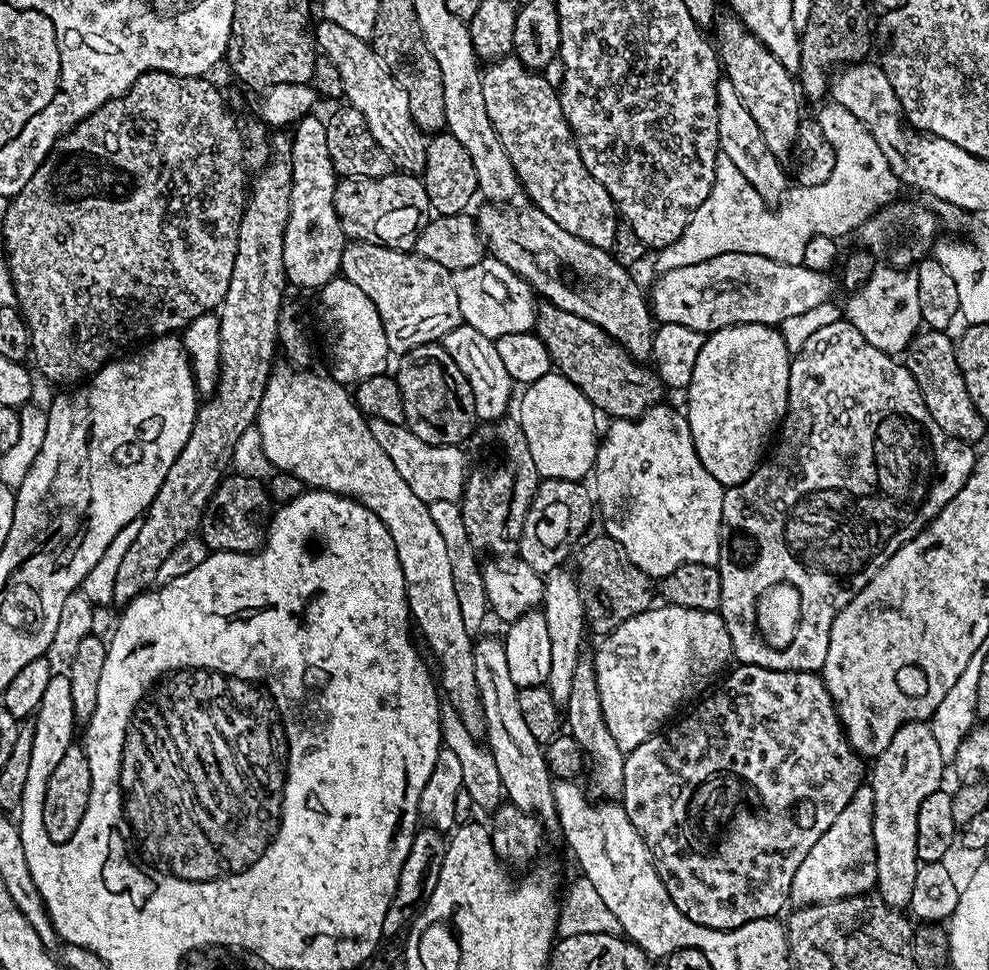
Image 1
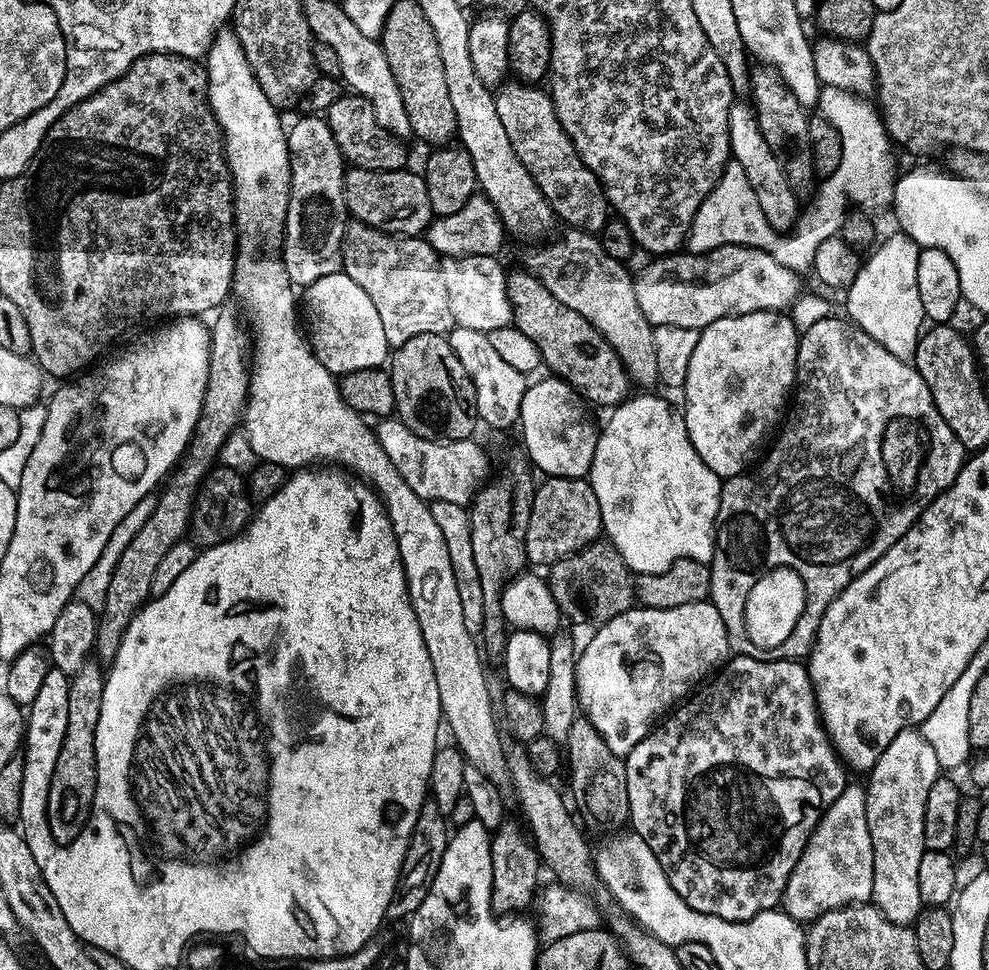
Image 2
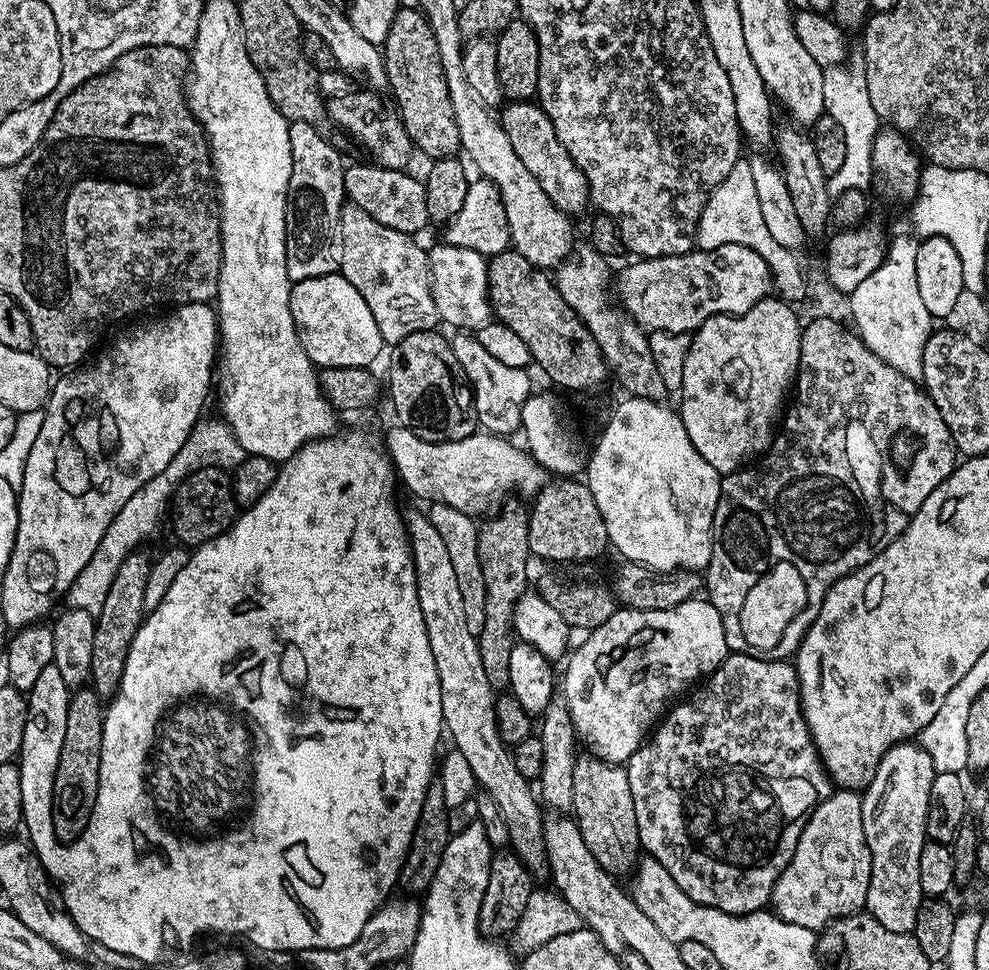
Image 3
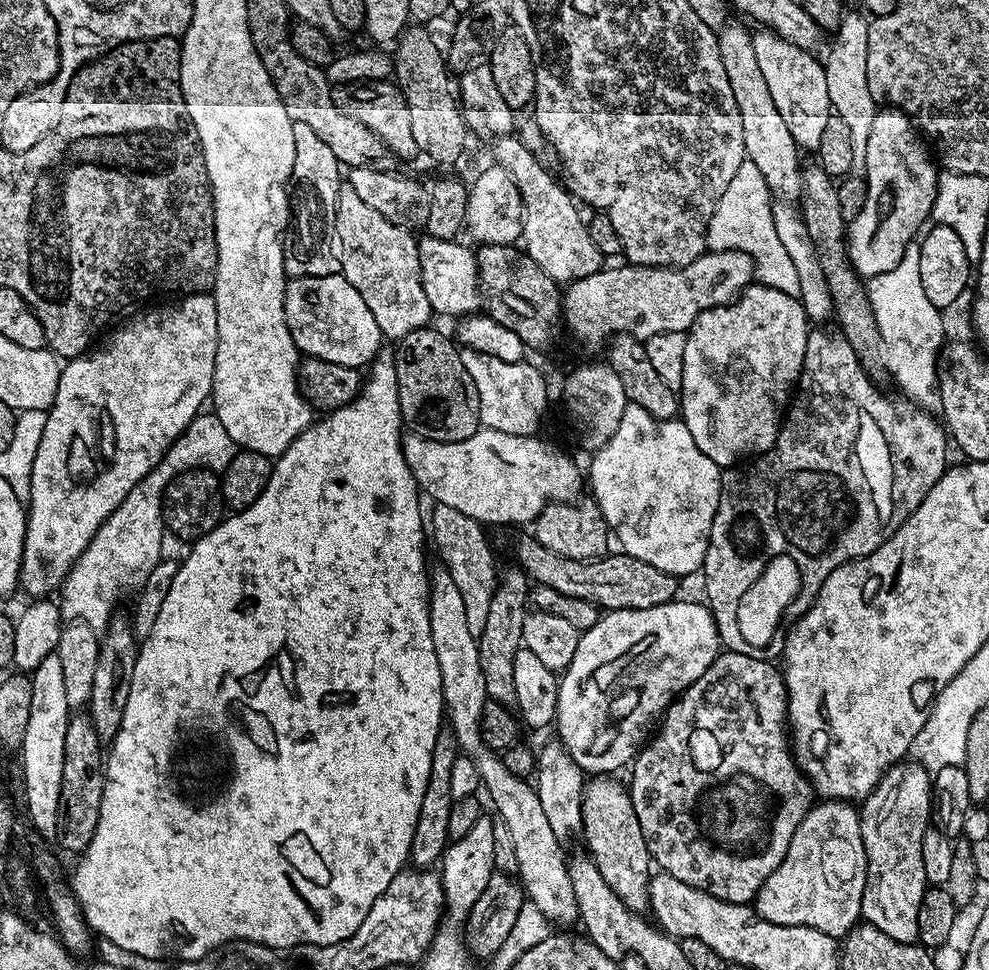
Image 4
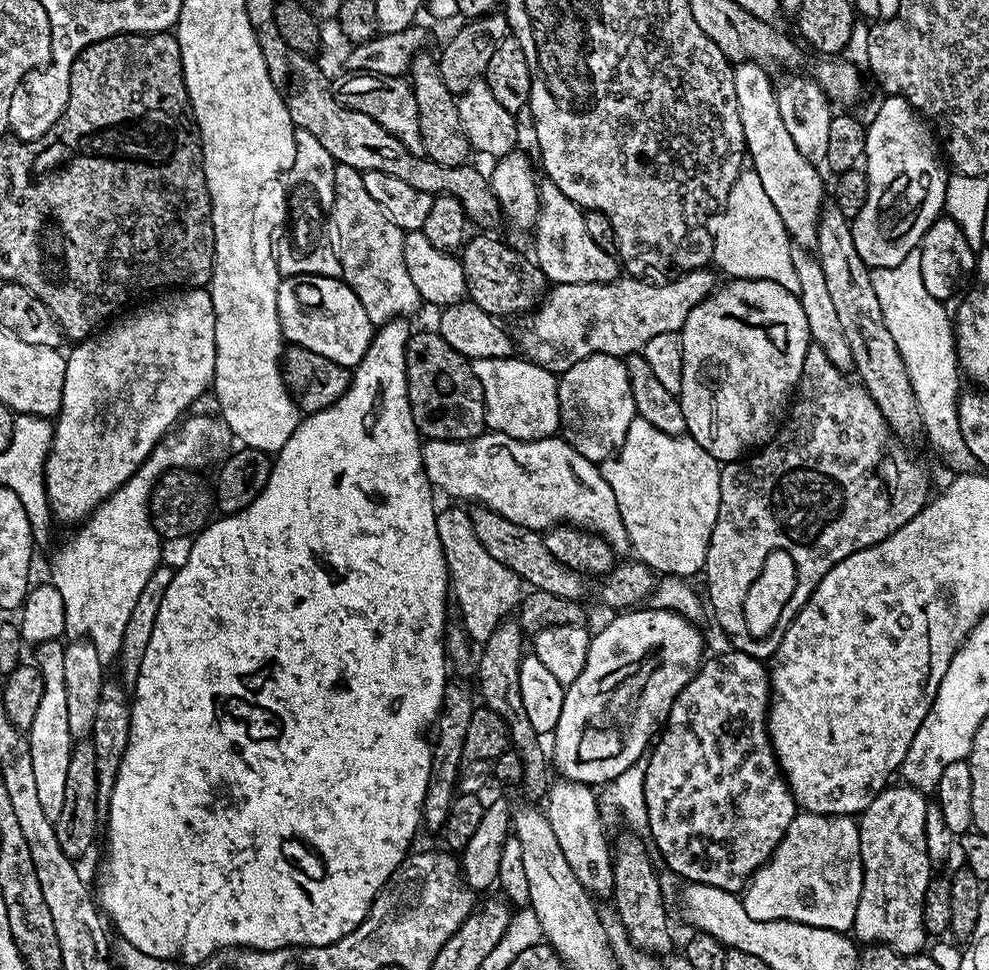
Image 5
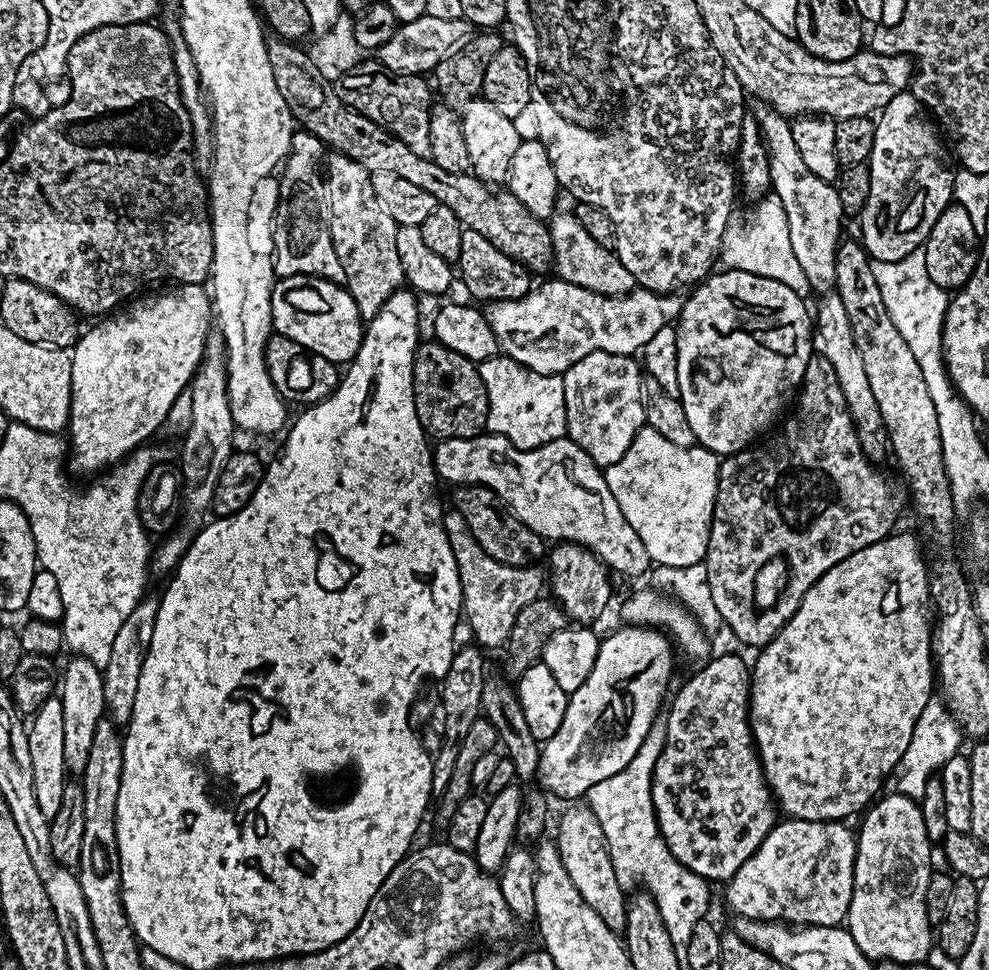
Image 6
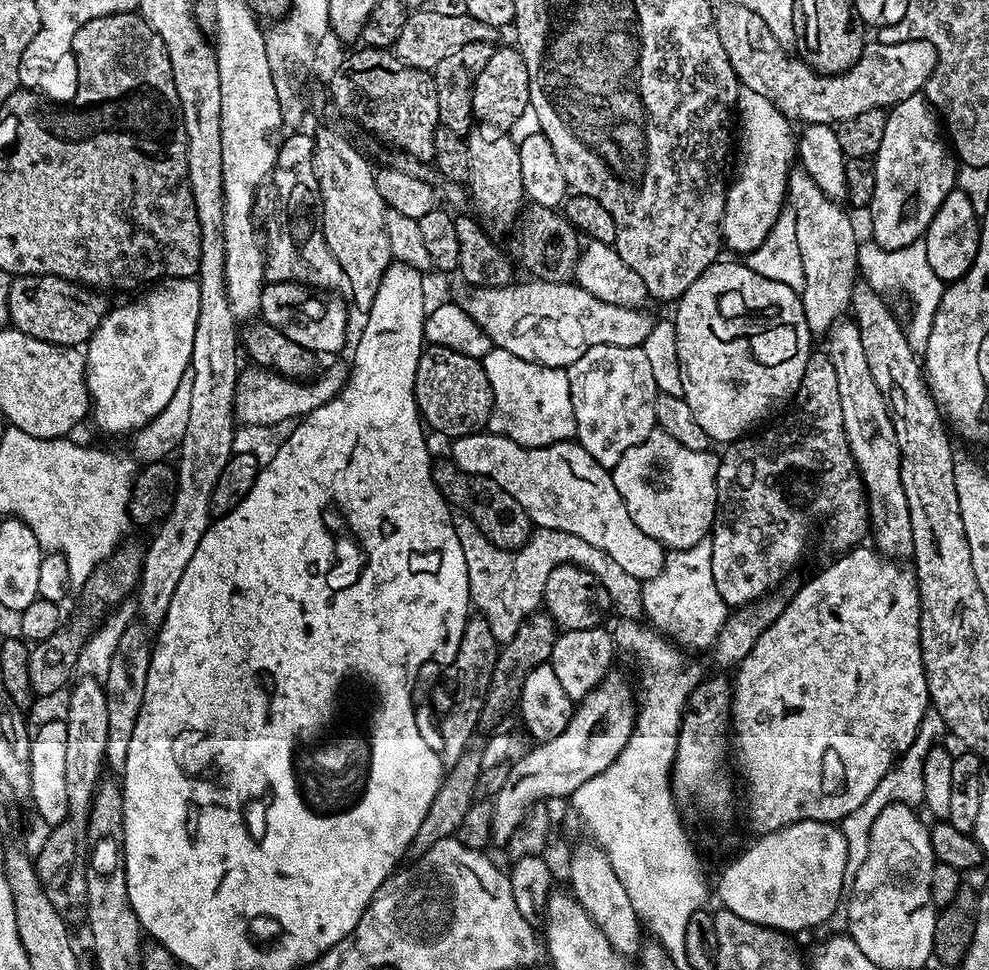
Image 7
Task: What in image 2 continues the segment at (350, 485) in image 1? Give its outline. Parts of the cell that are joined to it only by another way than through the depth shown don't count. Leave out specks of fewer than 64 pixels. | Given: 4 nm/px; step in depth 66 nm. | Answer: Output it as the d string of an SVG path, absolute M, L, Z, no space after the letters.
M221 30L216 33L216 36L212 39L212 45L210 46L210 50L206 57L206 67L208 70L208 105L212 107L214 118L218 122L221 132L224 133L224 157L228 159L228 172L232 175L232 203L234 205L234 223L236 226L236 235L238 237L236 270L234 273L234 296L237 296L237 298L240 299L241 305L239 304L239 307L242 309L242 312L242 307L244 307L245 313L243 312L243 315L246 317L247 323L250 325L251 335L254 337L254 351L250 357L248 405L244 407L244 418L242 421L244 437L248 439L250 446L254 446L254 454L257 458L263 461L263 463L277 464L278 466L285 468L285 470L304 470L309 466L316 466L321 462L324 462L320 460L329 460L329 462L332 463L329 465L339 466L341 469L347 470L351 475L363 480L364 483L369 485L372 491L380 497L384 505L384 513L388 515L390 522L392 523L394 538L398 542L398 554L402 558L402 566L404 567L404 573L406 574L406 582L408 583L408 597L414 606L414 614L418 618L418 626L422 630L422 642L430 654L430 666L434 666L434 678L438 682L440 714L443 723L446 725L446 732L449 732L449 734L453 736L454 739L452 740L454 741L455 746L460 749L465 761L467 761L471 767L482 770L482 774L486 774L486 778L490 778L494 783L501 786L507 785L509 783L508 757L506 755L505 743L500 742L500 734L496 726L496 720L498 724L497 713L496 716L492 713L492 700L494 700L494 694L488 689L489 677L487 674L484 674L484 666L480 662L482 652L478 647L477 637L470 630L466 630L466 621L462 619L462 602L458 598L458 582L454 582L454 566L450 566L450 553L446 550L446 541L442 539L442 530L438 526L438 522L434 522L434 514L432 513L429 501L423 500L421 496L414 494L414 490L410 490L406 478L402 478L402 474L398 474L398 466L394 466L394 462L390 462L390 458L386 458L386 450L382 450L382 446L378 442L375 431L370 427L370 424L368 428L367 422L369 423L369 421L365 419L361 413L356 412L350 406L346 406L346 402L340 393L337 377L333 376L330 370L326 370L326 366L322 366L322 362L318 362L318 358L312 352L309 341L302 335L301 325L300 328L296 325L296 316L298 320L298 296L297 293L296 296L292 293L292 291L294 291L294 285L290 277L286 274L286 266L284 265L283 259L281 259L277 253L276 256L272 253L272 247L279 249L284 242L284 219L288 213L288 195L290 194L290 178L292 177L292 167L290 166L290 158L288 157L288 138L286 135L286 128L285 125L280 125L280 116L276 113L279 112L277 105L272 104L270 98L266 98L262 86L258 86L258 80L254 78L254 74L246 62L246 56L242 50L242 46L238 42L235 31Z

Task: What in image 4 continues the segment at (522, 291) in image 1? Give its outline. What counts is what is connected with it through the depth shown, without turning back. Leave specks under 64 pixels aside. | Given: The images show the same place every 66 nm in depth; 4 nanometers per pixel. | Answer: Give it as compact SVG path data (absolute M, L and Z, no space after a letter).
M424 234L418 240L418 262L422 274L422 290L426 290L426 299L430 302L433 313L439 316L456 316L463 318L473 315L481 307L482 297L480 295L480 279L476 269L475 251L456 240L443 240Z

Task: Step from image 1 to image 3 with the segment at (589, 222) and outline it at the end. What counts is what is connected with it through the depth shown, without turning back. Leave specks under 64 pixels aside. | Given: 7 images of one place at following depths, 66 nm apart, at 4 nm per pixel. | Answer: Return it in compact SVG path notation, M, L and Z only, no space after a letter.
M527 100L505 103L498 119L510 138L510 146L514 146L514 152L518 154L518 158L522 158L526 170L530 170L530 174L538 178L538 184L542 186L542 190L546 190L558 210L575 214L584 207L589 207L588 179L584 177L582 170L578 170L574 158L570 158L566 146L558 142L558 134L554 134L554 126L539 103Z

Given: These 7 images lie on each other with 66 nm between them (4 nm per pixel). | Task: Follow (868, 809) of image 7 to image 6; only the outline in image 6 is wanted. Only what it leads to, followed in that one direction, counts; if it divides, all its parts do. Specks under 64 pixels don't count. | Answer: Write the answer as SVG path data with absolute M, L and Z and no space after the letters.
M940 698L928 700L926 710L918 714L910 746L906 746L906 754L902 754L902 758L898 758L894 766L890 777L891 791L920 801L926 794L926 784L934 779L947 760L954 758L961 751L960 736L962 737L962 729L947 703Z

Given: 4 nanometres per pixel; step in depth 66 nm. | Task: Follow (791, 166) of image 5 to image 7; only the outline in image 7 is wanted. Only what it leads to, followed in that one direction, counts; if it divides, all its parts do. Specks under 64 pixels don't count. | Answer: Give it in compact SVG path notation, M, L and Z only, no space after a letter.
M795 169L788 178L788 199L790 208L795 218L795 233L798 239L799 254L802 257L802 274L804 275L804 290L800 293L800 300L804 303L804 313L806 314L806 322L808 329L812 332L813 337L823 337L837 320L841 319L851 309L852 306L852 292L855 290L858 283L858 245L860 243L859 237L856 238L856 230L851 218L841 209L843 208L837 201L829 198L822 190L818 189L818 184L812 178L806 175L803 169Z

